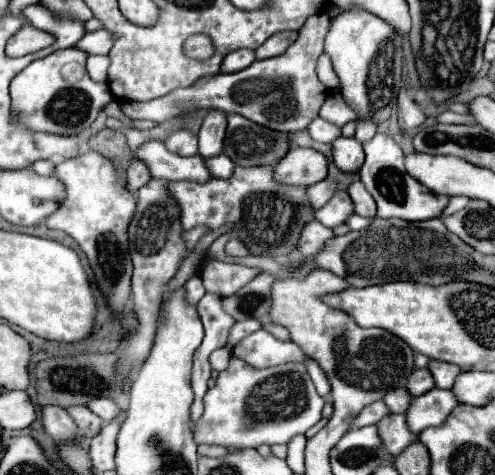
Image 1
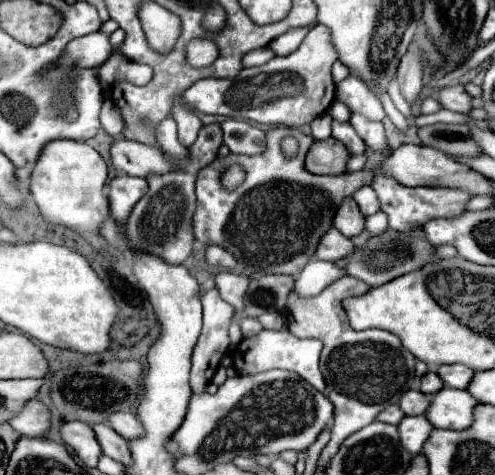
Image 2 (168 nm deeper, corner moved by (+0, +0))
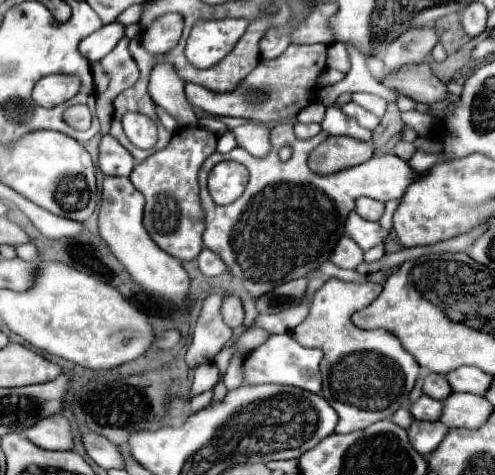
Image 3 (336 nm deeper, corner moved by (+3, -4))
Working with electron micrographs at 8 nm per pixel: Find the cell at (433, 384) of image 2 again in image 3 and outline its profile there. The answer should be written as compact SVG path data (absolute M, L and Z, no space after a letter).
M429 374L423 382L423 392L429 394L431 398L437 398L437 400L445 400L453 390L449 388L449 382L445 380L445 376L441 374Z

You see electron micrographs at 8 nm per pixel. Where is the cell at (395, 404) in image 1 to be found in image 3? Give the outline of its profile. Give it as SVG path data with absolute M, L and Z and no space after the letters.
M421 396L415 404L411 404L411 414L415 420L439 420L441 418L441 400L431 396Z

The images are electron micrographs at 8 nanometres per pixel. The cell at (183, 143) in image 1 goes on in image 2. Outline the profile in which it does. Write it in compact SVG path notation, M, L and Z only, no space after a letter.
M176 98L172 106L172 118L178 124L178 140L182 146L192 146L198 136L198 130L202 128L202 122L198 120L198 116L192 110L184 108L180 102L182 100Z

